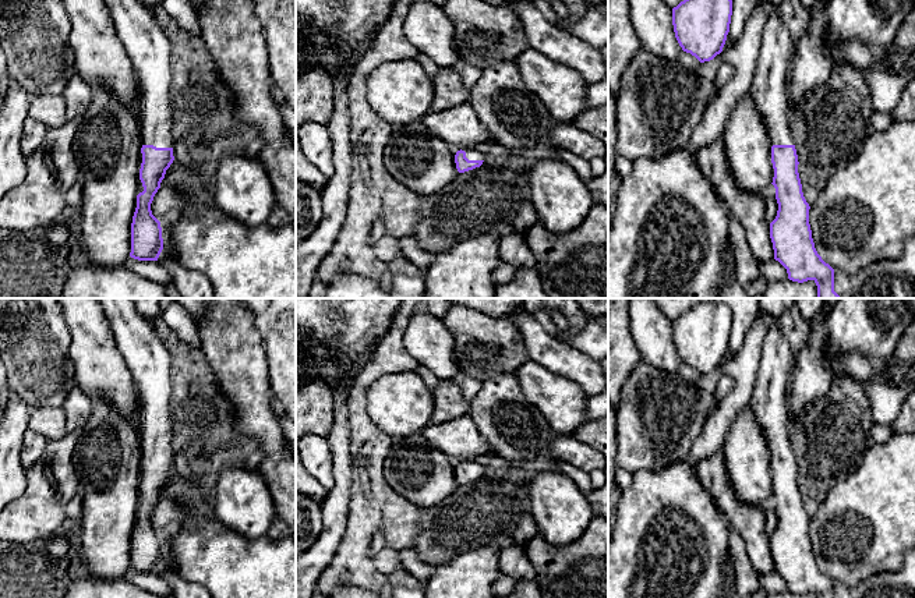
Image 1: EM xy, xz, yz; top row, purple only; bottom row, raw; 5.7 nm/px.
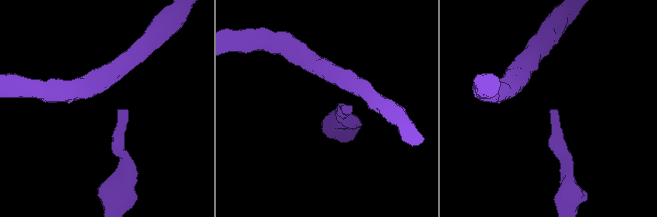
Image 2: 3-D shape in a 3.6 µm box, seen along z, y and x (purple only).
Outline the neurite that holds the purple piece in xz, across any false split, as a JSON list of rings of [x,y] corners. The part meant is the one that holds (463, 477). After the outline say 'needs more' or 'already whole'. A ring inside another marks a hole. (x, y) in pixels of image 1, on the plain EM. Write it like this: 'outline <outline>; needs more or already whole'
outline [[[481,460],[460,461],[455,467],[455,475],[459,485],[464,485],[480,480],[485,471],[485,466]]]; needs more

